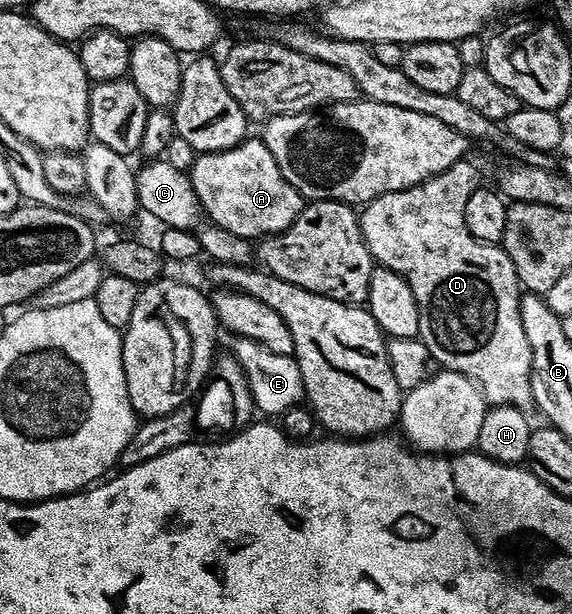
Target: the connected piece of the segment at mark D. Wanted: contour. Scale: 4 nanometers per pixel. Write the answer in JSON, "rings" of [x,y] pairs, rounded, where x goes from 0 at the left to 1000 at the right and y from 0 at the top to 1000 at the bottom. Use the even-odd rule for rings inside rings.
{"rings":[[[823,261],[801,264],[736,300],[668,316],[640,331],[628,349],[628,370],[650,422],[694,443],[722,469],[733,503],[731,550],[762,591],[830,622],[858,661],[902,661],[921,671],[935,647],[928,630],[928,568],[907,507],[907,451],[878,399],[834,391],[813,371],[813,332],[839,303],[837,277]]]}

